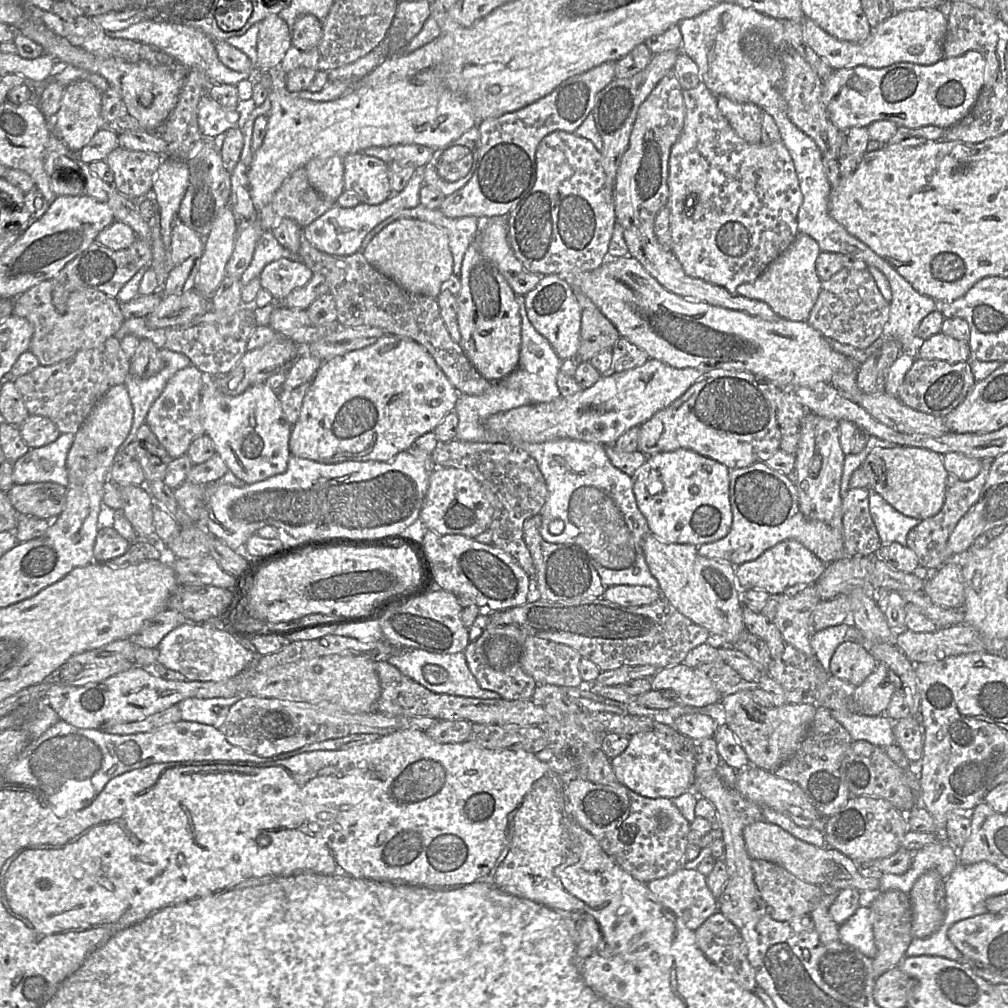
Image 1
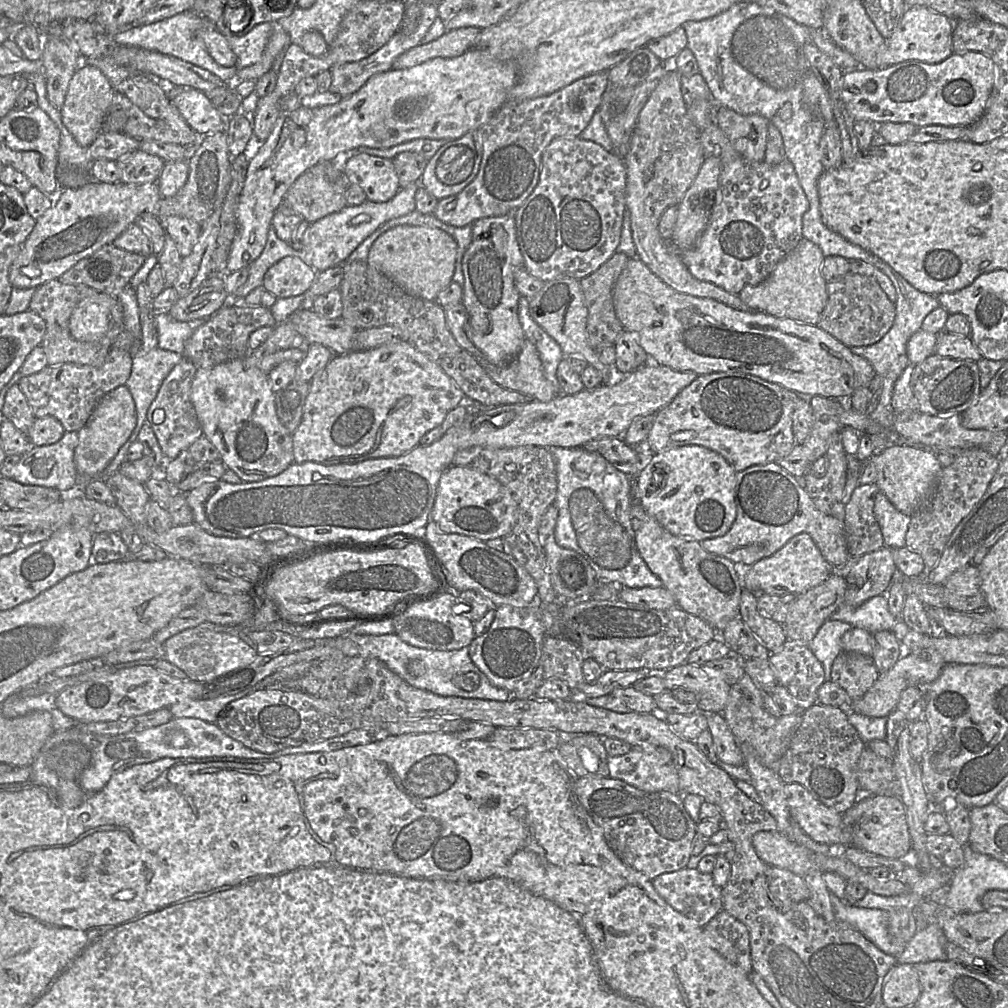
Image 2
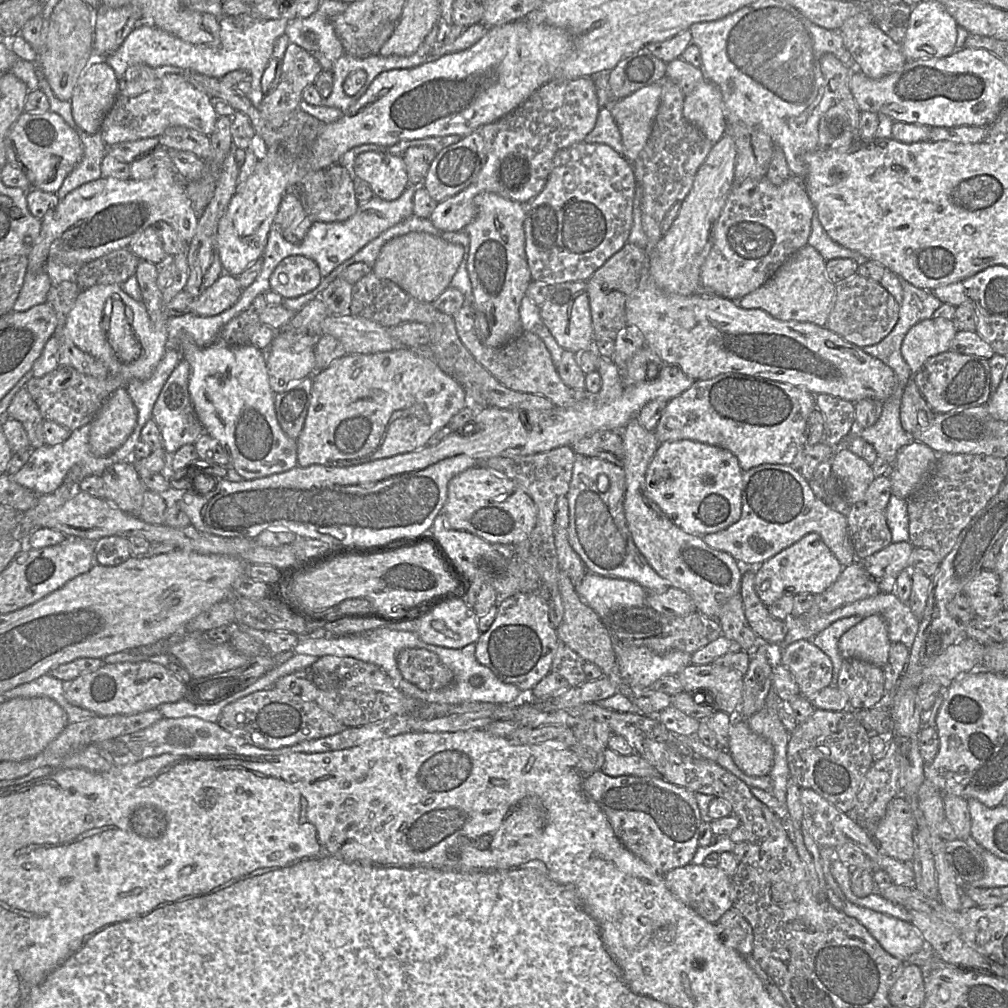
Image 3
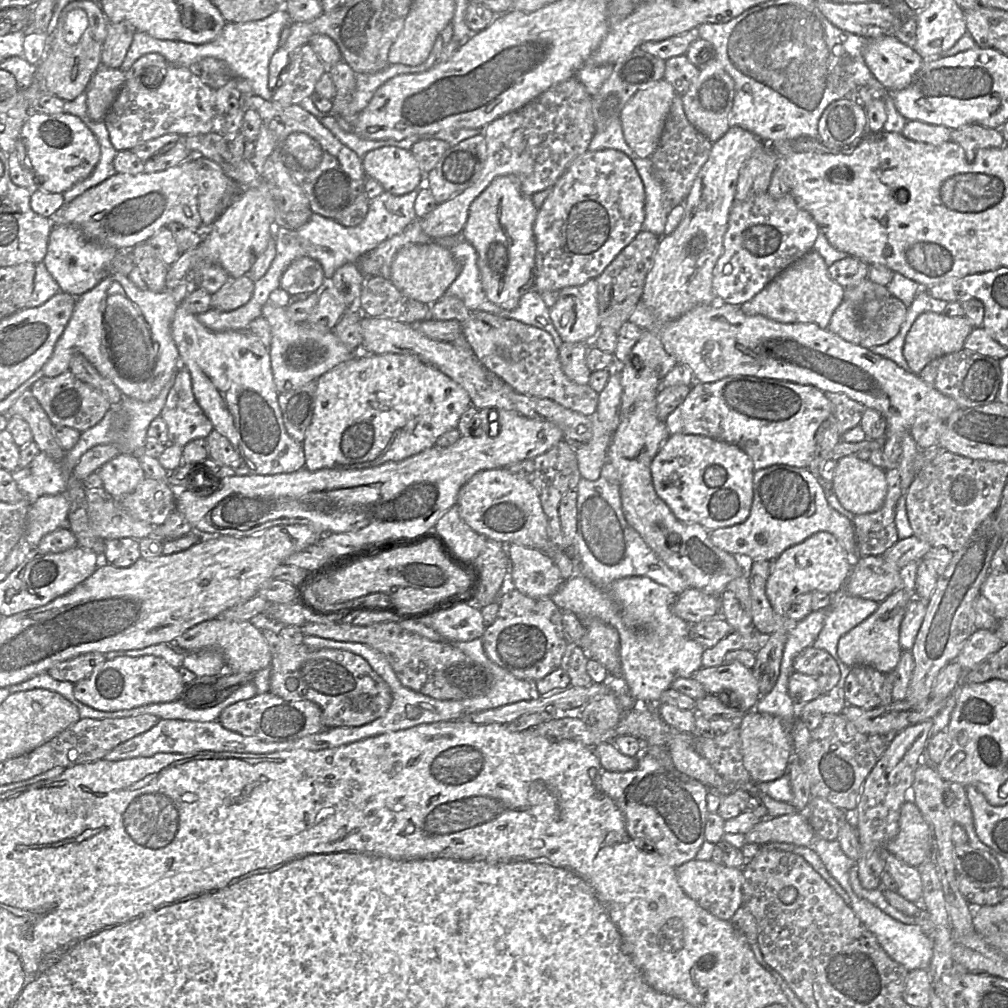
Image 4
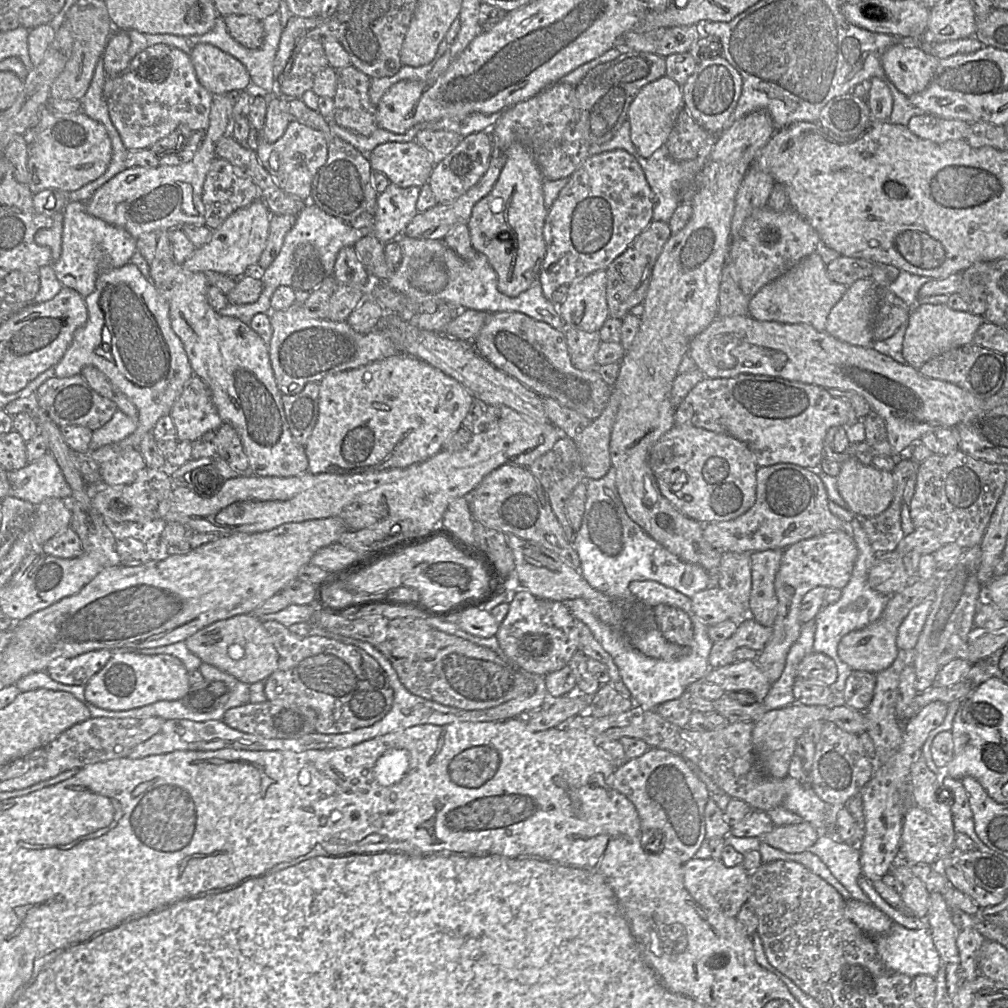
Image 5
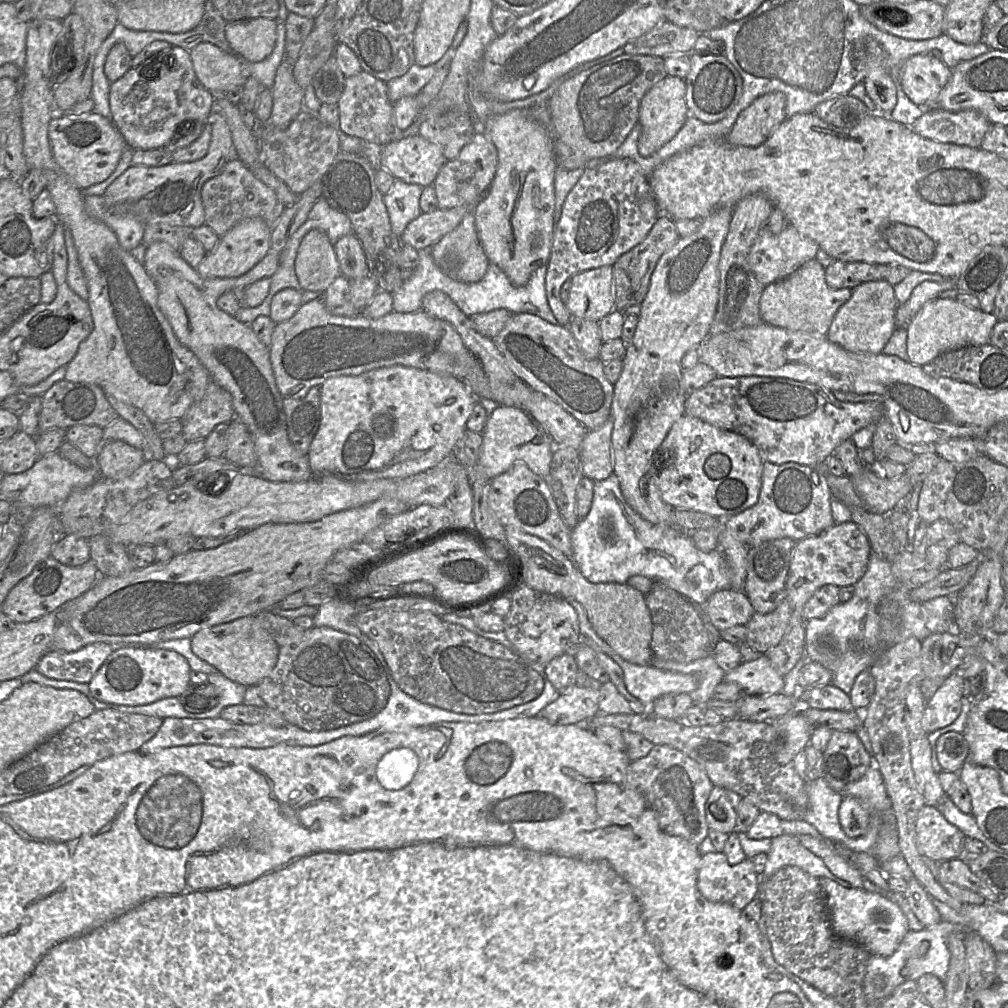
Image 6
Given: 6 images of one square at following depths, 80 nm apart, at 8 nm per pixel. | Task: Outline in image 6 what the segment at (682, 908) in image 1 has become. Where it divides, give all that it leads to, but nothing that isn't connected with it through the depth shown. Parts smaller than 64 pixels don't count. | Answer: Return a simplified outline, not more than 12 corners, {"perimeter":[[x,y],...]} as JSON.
{"perimeter":[[701,855],[697,888],[742,910],[758,894],[750,858]]}

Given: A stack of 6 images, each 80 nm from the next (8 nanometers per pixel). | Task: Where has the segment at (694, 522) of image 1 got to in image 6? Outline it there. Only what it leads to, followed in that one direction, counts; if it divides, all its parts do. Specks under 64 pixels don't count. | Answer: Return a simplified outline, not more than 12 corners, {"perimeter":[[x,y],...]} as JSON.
{"perimeter":[[686,414],[652,456],[668,506],[728,519],[757,503],[743,436]]}

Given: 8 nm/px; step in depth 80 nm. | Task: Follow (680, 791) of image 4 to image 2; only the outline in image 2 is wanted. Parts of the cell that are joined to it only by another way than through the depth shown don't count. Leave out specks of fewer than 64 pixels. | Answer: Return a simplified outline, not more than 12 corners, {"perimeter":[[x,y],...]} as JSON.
{"perimeter":[[610,777],[574,791],[609,847],[652,881],[687,866],[682,793]]}

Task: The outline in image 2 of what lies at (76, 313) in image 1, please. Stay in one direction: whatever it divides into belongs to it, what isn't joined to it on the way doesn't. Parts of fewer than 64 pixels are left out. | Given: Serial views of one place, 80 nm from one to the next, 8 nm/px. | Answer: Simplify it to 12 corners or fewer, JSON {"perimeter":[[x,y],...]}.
{"perimeter":[[58,279],[37,288],[29,310],[46,324],[47,366],[101,367],[111,348],[103,337],[81,342],[69,320],[98,291]]}

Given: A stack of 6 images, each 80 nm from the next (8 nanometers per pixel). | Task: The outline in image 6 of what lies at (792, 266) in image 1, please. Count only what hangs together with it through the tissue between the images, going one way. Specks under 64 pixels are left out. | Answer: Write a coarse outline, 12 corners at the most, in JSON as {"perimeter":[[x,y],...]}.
{"perimeter":[[814,258],[765,286],[764,323],[826,336],[851,294]]}

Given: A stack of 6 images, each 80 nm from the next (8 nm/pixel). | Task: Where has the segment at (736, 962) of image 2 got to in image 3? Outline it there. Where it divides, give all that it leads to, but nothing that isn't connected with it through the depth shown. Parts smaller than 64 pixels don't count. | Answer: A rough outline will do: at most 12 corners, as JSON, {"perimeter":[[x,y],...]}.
{"perimeter":[[731,908],[715,925],[726,946],[745,958],[752,954],[753,930]]}

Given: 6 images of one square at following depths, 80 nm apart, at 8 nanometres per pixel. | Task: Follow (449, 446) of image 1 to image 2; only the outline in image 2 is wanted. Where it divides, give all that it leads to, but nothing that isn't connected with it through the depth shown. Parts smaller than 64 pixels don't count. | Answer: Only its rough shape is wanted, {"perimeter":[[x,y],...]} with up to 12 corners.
{"perimeter":[[548,448],[458,451],[453,466],[484,473],[516,501],[503,552],[556,601],[539,524],[557,493]]}

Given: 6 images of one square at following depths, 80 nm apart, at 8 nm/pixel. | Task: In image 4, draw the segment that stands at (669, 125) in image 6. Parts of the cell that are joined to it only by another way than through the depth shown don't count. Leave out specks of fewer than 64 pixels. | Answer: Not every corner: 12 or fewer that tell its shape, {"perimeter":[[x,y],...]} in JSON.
{"perimeter":[[663,78],[637,91],[619,119],[638,157],[655,151],[676,94]]}

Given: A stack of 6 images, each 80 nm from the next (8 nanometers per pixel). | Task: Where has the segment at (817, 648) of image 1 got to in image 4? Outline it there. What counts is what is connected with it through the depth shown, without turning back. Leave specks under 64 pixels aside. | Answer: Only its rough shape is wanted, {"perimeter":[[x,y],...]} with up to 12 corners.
{"perimeter":[[835,593],[813,646],[837,662],[842,691],[850,667],[838,656],[839,639],[879,603]]}

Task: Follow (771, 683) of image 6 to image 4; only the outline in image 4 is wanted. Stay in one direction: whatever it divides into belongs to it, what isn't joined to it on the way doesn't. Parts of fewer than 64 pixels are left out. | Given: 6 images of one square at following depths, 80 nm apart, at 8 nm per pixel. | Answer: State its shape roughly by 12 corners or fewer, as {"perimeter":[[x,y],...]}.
{"perimeter":[[740,662],[701,667],[692,678],[708,694],[737,695],[741,711],[761,694],[752,668]]}

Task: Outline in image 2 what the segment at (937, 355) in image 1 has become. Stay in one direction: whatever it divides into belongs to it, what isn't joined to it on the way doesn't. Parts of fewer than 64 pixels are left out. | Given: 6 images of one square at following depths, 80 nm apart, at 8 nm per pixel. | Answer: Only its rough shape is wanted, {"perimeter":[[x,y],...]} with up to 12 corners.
{"perimeter":[[941,331],[935,354],[982,359],[970,336]]}

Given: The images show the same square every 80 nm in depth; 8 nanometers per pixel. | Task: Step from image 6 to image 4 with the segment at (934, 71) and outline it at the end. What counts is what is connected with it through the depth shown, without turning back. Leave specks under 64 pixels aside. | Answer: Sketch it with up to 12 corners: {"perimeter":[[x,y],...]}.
{"perimeter":[[892,35],[868,39],[863,57],[891,91],[924,62]]}

